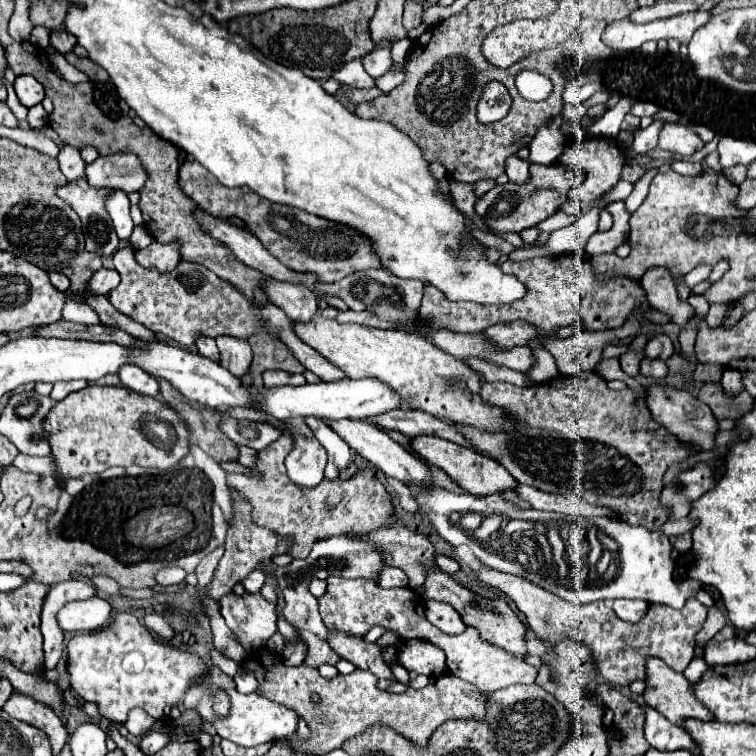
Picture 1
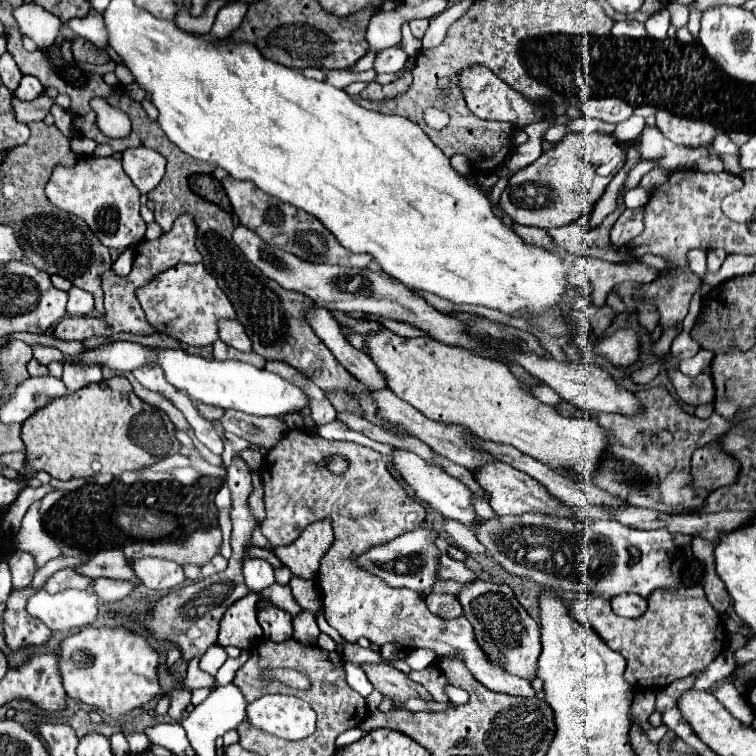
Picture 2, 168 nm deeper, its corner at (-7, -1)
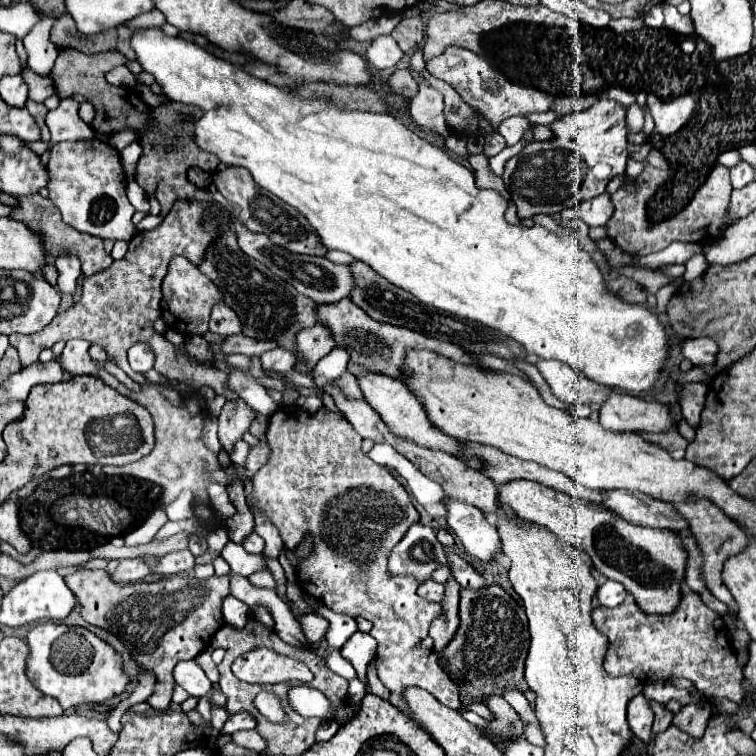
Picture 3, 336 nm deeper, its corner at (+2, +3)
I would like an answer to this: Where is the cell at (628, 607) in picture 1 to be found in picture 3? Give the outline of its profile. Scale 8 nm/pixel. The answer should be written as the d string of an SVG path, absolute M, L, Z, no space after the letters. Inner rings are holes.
M608 580L604 586L598 588L596 596L598 596L598 600L600 600L602 606L614 608L614 606L618 606L618 604L624 602L624 598L626 598L626 590L624 590L624 586L622 586L620 582Z

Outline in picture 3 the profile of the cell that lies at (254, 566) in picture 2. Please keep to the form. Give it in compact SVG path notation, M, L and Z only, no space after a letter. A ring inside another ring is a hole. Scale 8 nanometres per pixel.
M252 532L252 534L242 542L242 546L244 546L244 550L246 550L246 552L250 552L250 554L262 554L264 540L262 540L256 532Z

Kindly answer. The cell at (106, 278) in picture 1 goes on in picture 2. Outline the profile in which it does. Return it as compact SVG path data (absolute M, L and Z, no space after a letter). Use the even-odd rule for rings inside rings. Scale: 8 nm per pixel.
M127 248L121 252L121 256L113 262L113 270L119 274L119 276L127 276L129 270L131 270L131 264L133 264L133 250Z

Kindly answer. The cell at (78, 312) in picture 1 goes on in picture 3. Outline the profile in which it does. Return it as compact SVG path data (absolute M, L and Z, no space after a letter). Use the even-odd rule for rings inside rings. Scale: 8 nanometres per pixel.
M60 256L56 258L56 268L60 272L58 276L58 290L62 294L74 294L80 280L80 264L76 256Z

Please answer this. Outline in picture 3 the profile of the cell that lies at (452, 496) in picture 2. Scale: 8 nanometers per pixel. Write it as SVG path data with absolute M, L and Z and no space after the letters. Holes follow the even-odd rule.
M452 496L444 498L444 508L448 512L446 522L450 530L460 538L464 548L480 560L492 560L500 548L496 526L490 524L478 508Z

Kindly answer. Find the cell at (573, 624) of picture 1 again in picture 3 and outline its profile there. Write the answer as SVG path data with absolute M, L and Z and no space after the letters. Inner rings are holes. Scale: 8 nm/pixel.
M682 582L680 590L680 604L670 614L646 614L630 594L616 608L598 606L592 610L594 626L610 640L604 670L610 676L634 676L642 684L688 678L708 698L728 698L742 704L742 666L732 652L724 620L686 582Z

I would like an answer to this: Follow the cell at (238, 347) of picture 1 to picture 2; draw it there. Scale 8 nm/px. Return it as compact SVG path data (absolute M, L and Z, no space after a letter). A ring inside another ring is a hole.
M219 320L219 338L237 350L251 350L251 340L237 320Z

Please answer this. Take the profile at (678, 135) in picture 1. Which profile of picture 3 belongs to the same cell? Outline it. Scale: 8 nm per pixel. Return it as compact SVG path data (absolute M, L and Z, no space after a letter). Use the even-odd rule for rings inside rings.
M648 94L648 108L656 124L656 132L660 136L676 134L696 110L698 94L684 94L672 100L660 100L656 94Z

